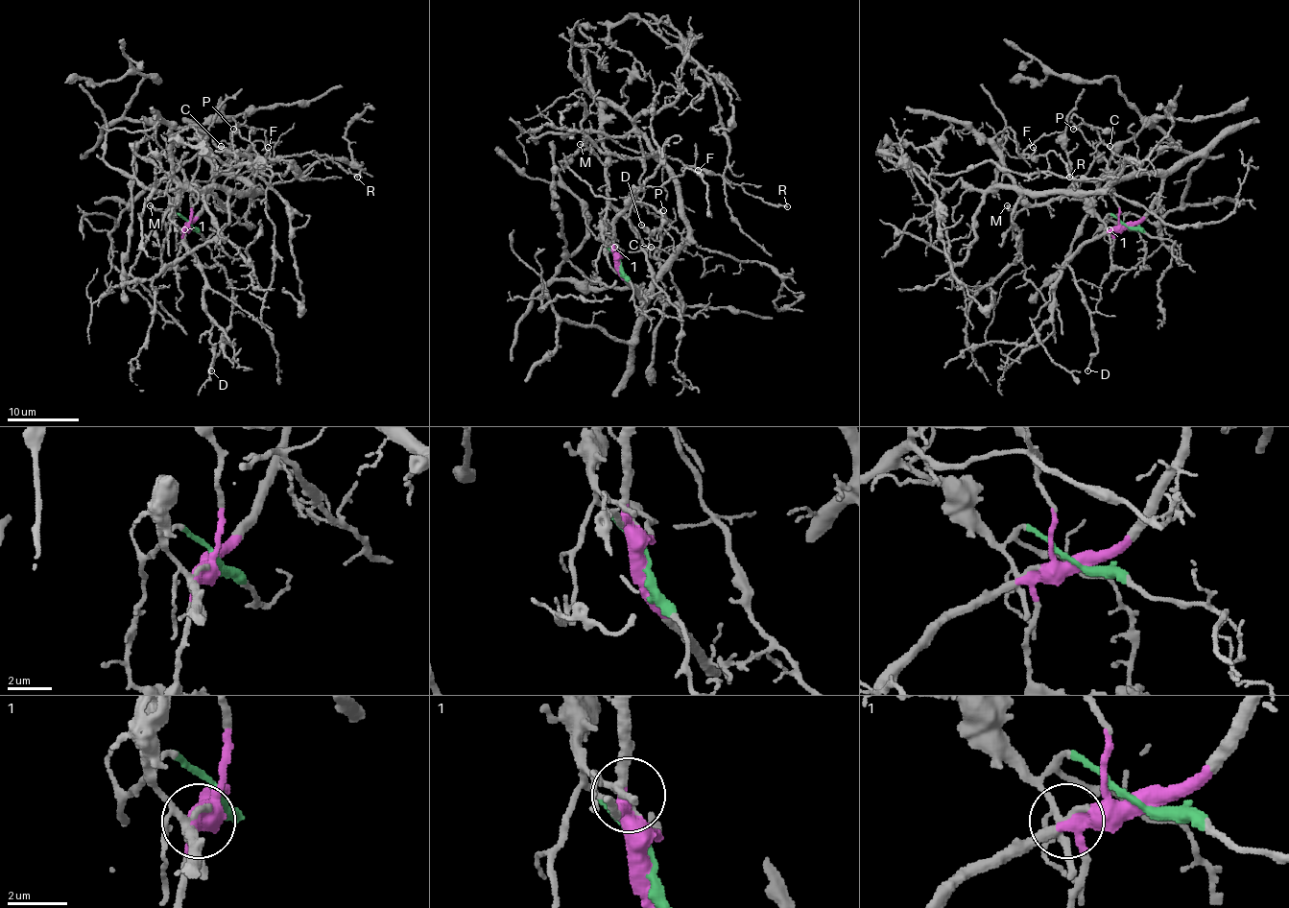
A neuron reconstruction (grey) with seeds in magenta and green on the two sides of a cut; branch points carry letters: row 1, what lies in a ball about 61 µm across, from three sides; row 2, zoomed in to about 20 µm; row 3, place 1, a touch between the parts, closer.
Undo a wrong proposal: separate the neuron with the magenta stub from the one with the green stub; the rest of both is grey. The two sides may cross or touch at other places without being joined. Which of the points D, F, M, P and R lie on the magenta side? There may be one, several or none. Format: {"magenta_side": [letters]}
{"magenta_side": ["D", "P"]}

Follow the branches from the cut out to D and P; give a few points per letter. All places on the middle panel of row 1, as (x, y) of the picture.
D: (620, 263), (614, 245), (614, 220), (632, 202), (649, 203), (661, 216), (661, 226), (651, 234), (641, 225)
P: (620, 263), (620, 272), (643, 298), (649, 286), (661, 274), (659, 241), (668, 226), (663, 210)

